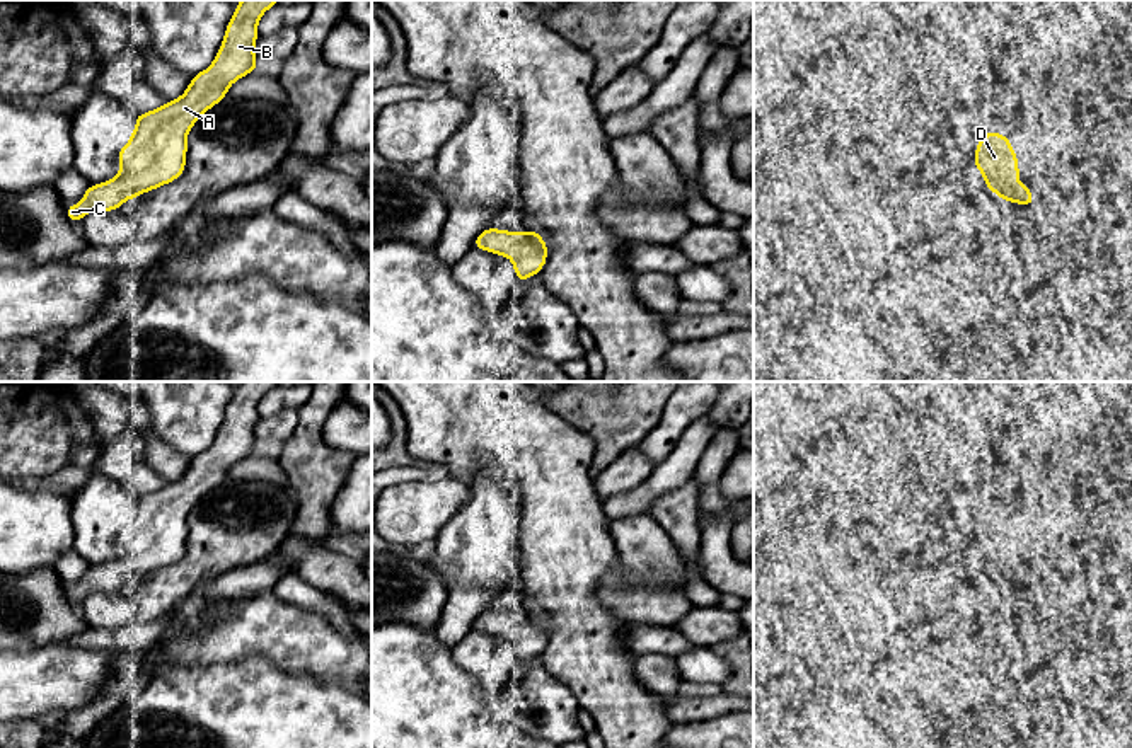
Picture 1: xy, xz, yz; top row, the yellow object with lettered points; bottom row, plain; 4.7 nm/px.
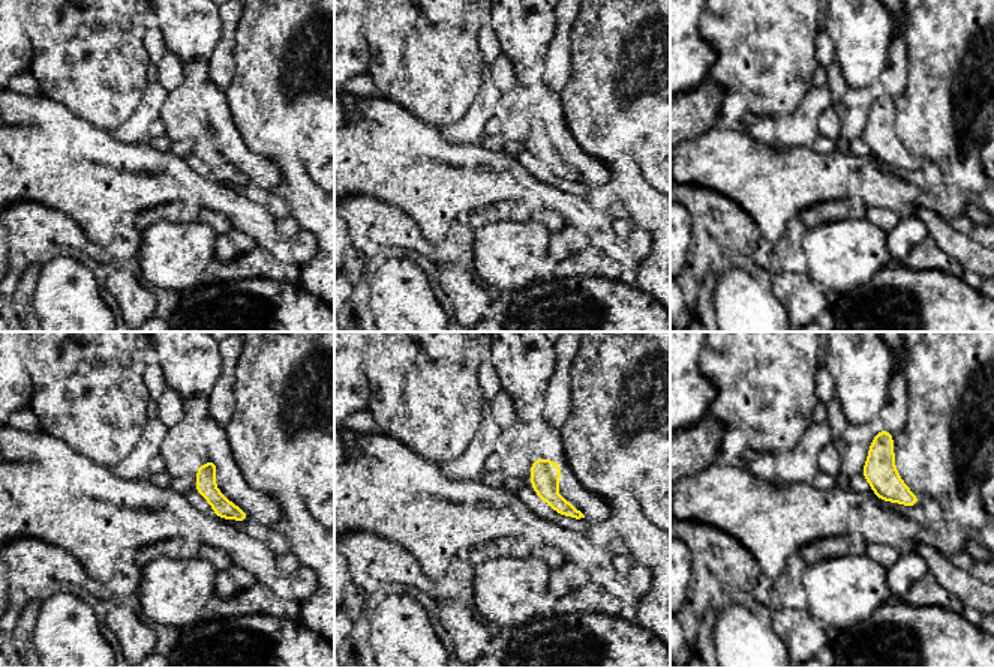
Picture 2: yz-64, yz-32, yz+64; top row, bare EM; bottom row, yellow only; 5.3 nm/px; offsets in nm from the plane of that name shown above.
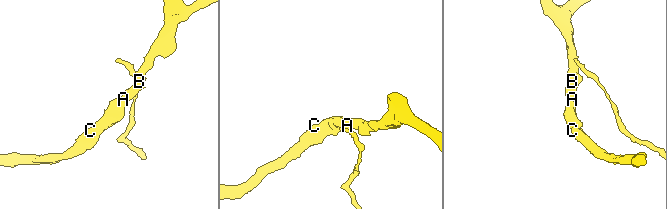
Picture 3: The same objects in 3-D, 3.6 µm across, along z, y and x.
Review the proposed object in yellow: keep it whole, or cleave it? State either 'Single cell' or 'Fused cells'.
Single cell

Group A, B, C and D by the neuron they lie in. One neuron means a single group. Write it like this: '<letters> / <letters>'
A B C D

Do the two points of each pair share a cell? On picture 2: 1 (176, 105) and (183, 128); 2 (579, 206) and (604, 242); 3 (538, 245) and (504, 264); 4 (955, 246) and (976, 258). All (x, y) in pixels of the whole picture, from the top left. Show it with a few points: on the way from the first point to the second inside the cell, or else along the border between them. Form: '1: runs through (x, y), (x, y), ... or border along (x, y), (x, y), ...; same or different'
1: runs through (177, 111), (179, 122); same
2: runs through (583, 215), (598, 233); same
3: runs through (529, 245), (513, 255); same
4: runs through (960, 246), (972, 255); same

